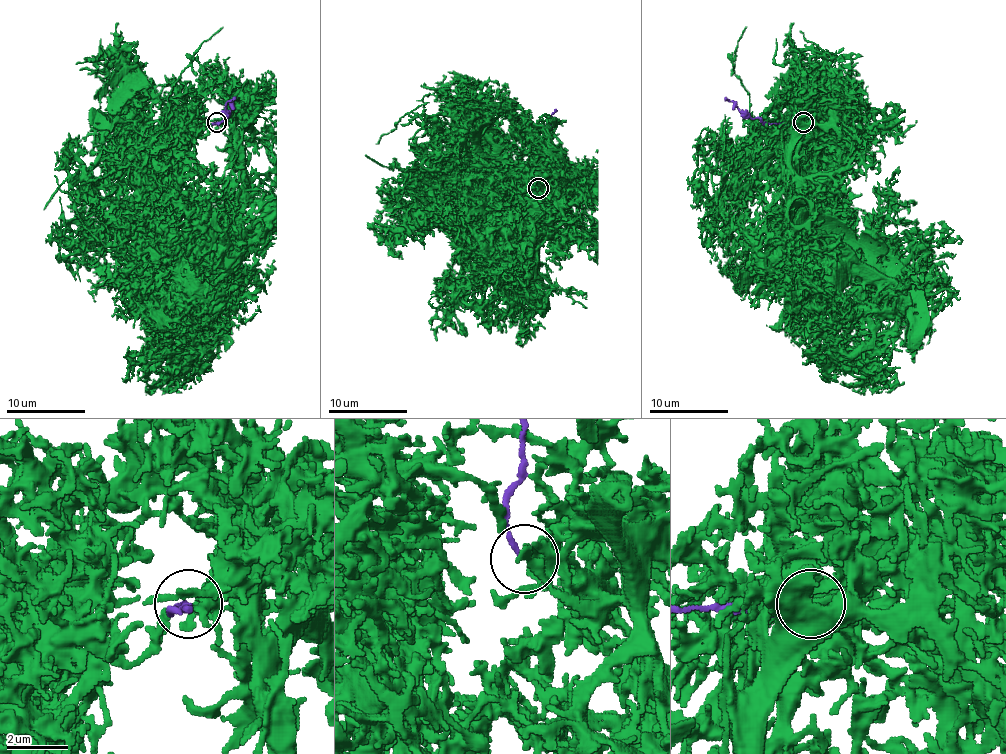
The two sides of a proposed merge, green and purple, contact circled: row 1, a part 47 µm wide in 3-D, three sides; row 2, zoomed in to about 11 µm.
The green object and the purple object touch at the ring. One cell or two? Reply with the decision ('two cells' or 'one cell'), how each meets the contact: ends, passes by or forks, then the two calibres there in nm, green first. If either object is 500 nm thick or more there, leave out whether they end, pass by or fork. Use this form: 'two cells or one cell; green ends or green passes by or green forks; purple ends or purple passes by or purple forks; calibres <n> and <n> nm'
two cells; green forks; purple ends; calibres 200 and 160 nm

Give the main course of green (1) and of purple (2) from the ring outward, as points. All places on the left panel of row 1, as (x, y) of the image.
1: (218, 122), (226, 120), (234, 128), (240, 183), (234, 221), (224, 246), (206, 264)
2: (216, 122), (226, 116), (226, 105), (236, 97)

